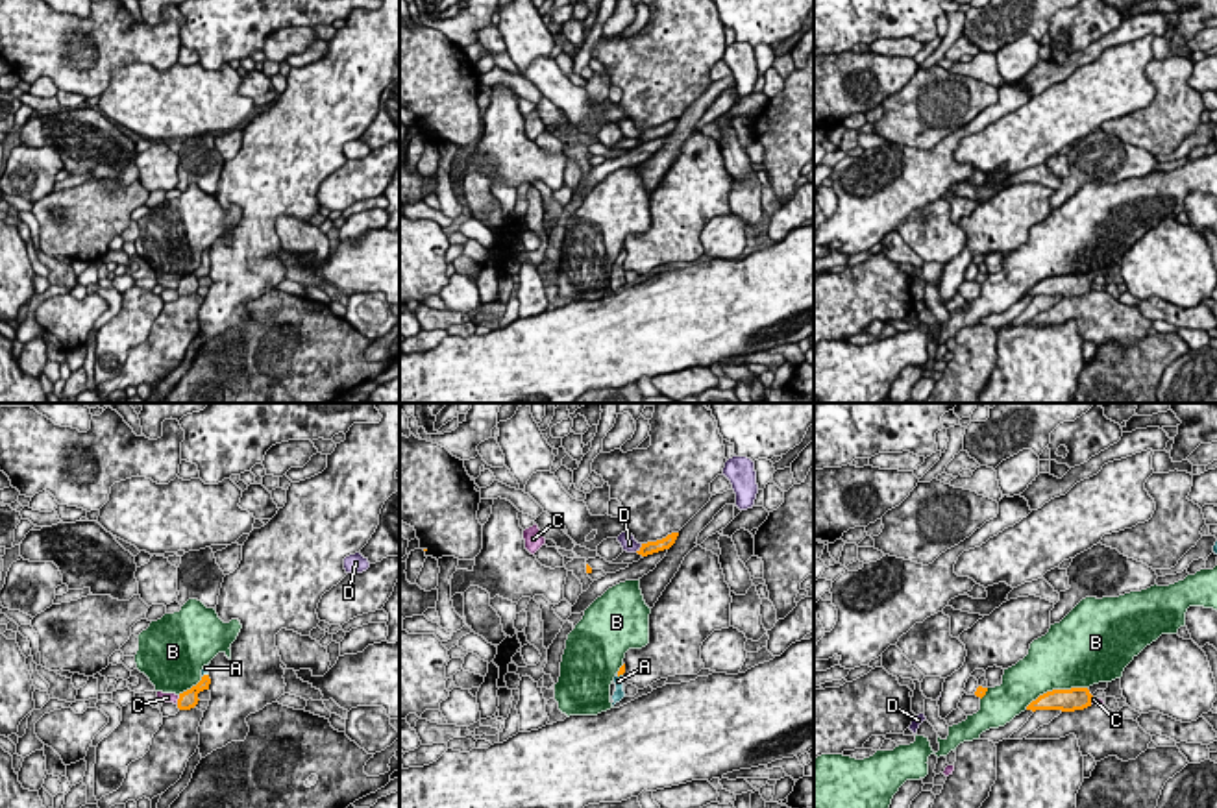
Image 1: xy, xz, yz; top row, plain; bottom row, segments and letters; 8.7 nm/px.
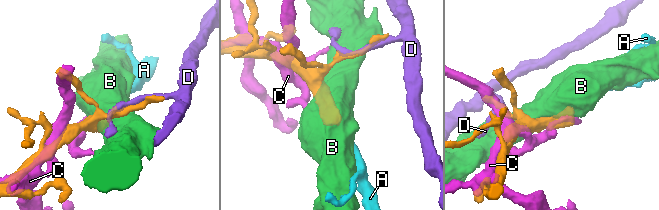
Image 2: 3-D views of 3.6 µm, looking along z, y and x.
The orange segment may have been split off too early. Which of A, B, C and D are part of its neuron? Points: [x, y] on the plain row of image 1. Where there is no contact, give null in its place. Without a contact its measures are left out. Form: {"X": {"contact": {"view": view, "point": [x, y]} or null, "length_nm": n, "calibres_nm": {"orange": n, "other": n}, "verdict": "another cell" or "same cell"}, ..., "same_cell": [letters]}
{"A": {"contact": {"view": "xz", "point": [618, 259]}, "length_nm": 70, "calibres_nm": {"orange": 60, "other": 90}, "verdict": "same cell"}, "B": {"contact": {"view": "yz", "point": [1055, 276]}, "length_nm": 600, "calibres_nm": {"orange": 190, "other": 480}, "verdict": "another cell"}, "C": {"contact": {"view": "xy", "point": [178, 285]}, "length_nm": 90, "calibres_nm": {"orange": 160, "other": 100}, "verdict": "another cell"}, "D": {"contact": {"view": "xz", "point": [640, 134]}, "length_nm": 110, "calibres_nm": {"orange": 120, "other": 140}, "verdict": "another cell"}, "same_cell": ["A"]}

